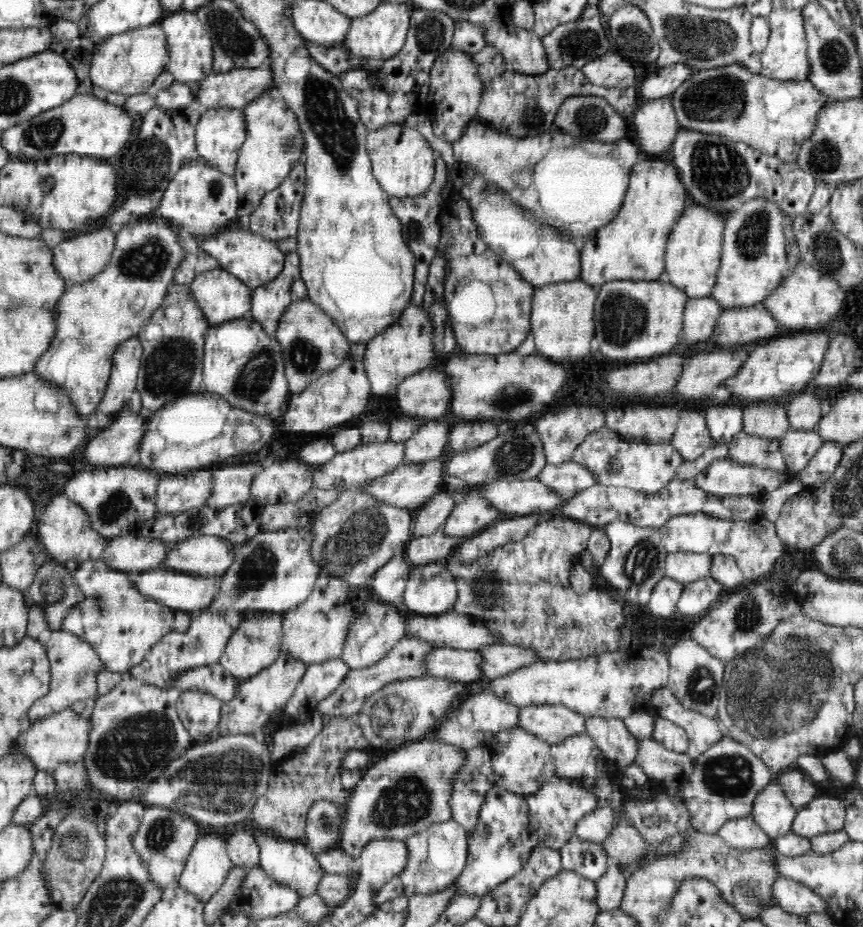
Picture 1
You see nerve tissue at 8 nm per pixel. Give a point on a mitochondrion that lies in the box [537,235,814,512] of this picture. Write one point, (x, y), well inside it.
(625, 319)

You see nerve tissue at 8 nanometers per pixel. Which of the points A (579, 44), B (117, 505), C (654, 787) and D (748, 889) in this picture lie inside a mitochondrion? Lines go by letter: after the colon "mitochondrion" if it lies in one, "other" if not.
A: mitochondrion
B: mitochondrion
C: other
D: mitochondrion

